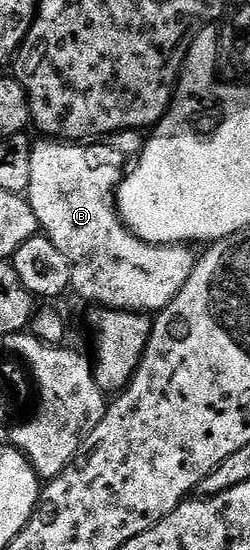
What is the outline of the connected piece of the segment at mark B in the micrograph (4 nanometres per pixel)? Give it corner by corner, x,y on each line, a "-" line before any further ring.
122,133
113,141
90,141
85,145
74,141
55,141
49,137
43,138
43,143
35,142
32,146
32,181
28,198
44,235
70,262
70,286
74,291
78,290
88,302
99,308
161,313
184,289
194,272
196,255
186,245
145,243
118,214
116,196
127,170
126,155
133,156
140,147
140,139
136,136
134,133

